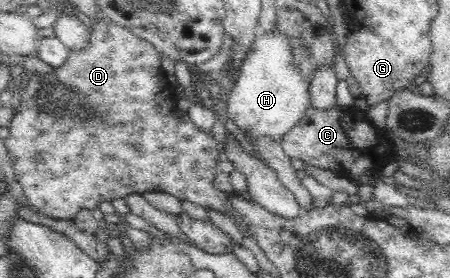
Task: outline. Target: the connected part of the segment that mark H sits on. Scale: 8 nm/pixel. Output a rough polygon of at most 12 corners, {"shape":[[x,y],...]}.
{"shape":[[281,35],[254,41],[225,101],[253,147],[309,107]]}

